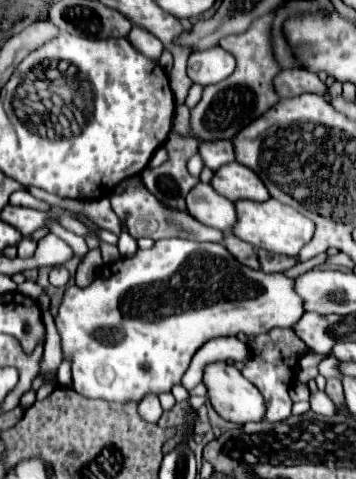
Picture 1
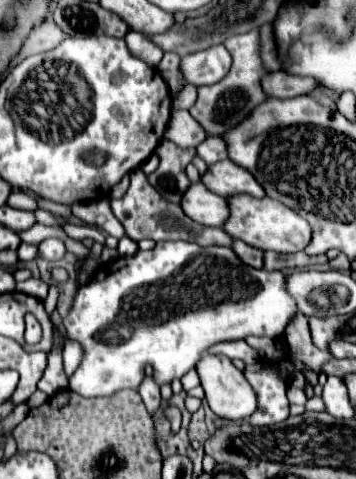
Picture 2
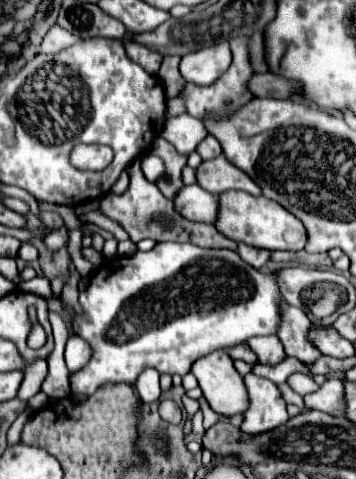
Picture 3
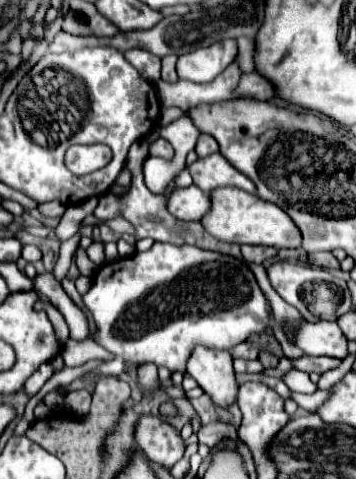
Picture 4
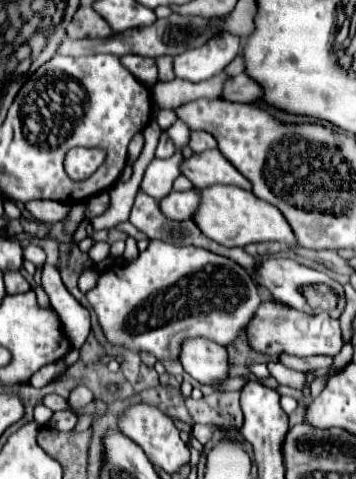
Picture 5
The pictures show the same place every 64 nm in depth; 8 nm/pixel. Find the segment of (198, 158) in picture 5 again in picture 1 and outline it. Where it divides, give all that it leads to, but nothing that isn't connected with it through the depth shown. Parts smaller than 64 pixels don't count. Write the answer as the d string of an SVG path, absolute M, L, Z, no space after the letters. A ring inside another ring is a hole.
M238 162L224 164L224 168L218 168L210 182L216 192L220 192L224 198L228 198L232 202L236 202L240 198L264 202L270 198L262 180L250 168L244 168Z

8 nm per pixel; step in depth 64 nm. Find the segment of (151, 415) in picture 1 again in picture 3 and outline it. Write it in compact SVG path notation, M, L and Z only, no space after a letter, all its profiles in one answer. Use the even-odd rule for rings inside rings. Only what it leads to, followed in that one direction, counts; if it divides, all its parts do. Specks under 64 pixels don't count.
M146 368L136 378L136 388L140 392L142 402L156 402L160 398L160 384L156 368Z

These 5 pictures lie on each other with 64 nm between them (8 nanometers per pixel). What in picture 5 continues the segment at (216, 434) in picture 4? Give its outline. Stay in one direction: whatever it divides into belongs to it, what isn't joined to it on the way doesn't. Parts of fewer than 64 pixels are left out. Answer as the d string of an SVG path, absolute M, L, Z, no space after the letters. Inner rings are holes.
M194 424L194 428L192 428L192 434L194 434L194 438L196 438L200 444L206 444L206 440L210 440L210 436L212 436L212 432L214 432L214 430L216 430L214 426Z

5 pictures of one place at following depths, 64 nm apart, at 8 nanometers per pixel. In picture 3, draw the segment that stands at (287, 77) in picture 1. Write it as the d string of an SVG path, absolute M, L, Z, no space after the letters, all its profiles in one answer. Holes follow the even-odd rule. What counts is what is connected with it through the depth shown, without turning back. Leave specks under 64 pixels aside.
M266 72L266 74L254 74L252 80L248 82L248 86L252 88L252 94L256 98L288 98L296 92L296 84L282 78L282 76L276 76L272 72Z

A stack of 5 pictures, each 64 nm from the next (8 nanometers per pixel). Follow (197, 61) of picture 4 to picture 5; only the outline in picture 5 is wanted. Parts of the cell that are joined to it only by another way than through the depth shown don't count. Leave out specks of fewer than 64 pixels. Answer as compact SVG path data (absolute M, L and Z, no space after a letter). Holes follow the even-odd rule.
M224 32L224 36L214 36L208 44L182 52L174 56L174 74L182 80L202 82L218 72L236 58L240 52L240 36Z

